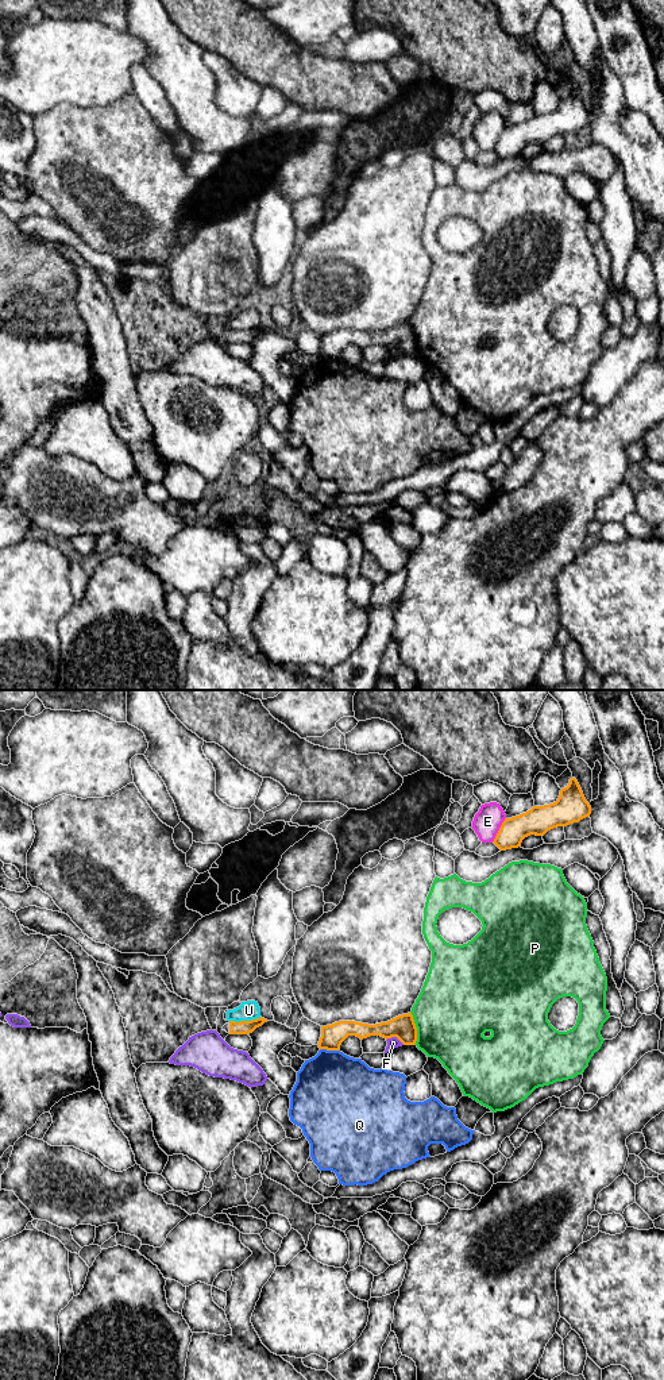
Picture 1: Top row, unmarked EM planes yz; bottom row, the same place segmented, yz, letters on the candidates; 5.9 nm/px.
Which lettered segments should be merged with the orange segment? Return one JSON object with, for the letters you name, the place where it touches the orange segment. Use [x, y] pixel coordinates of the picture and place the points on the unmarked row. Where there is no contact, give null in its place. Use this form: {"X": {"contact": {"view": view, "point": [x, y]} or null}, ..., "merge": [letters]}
{"merge": []}

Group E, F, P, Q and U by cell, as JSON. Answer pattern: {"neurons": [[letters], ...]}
{"neurons": [["E"], ["F"], ["P"], ["Q"], ["U"]]}

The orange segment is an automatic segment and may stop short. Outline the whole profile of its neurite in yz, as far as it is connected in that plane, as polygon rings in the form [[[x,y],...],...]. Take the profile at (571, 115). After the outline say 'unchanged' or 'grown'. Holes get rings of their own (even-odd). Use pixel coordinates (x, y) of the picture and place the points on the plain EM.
[[[571,86],[568,95],[560,99],[556,111],[533,115],[526,122],[505,127],[493,151],[501,159],[518,157],[522,149],[530,143],[544,144],[553,136],[579,131],[590,123],[590,112],[578,89]]]; unchanged

